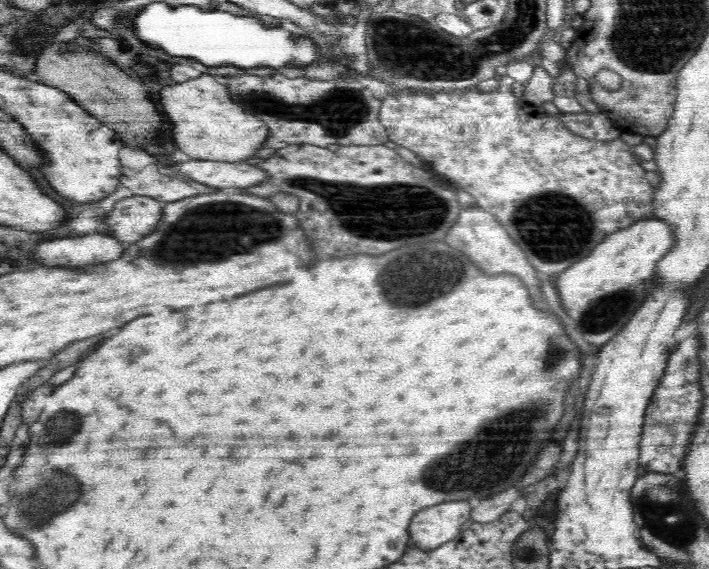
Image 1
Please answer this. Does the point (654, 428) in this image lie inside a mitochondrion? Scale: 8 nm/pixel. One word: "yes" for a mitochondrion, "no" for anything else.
no

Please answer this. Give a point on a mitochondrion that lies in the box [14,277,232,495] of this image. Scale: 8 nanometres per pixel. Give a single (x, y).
(56, 429)

